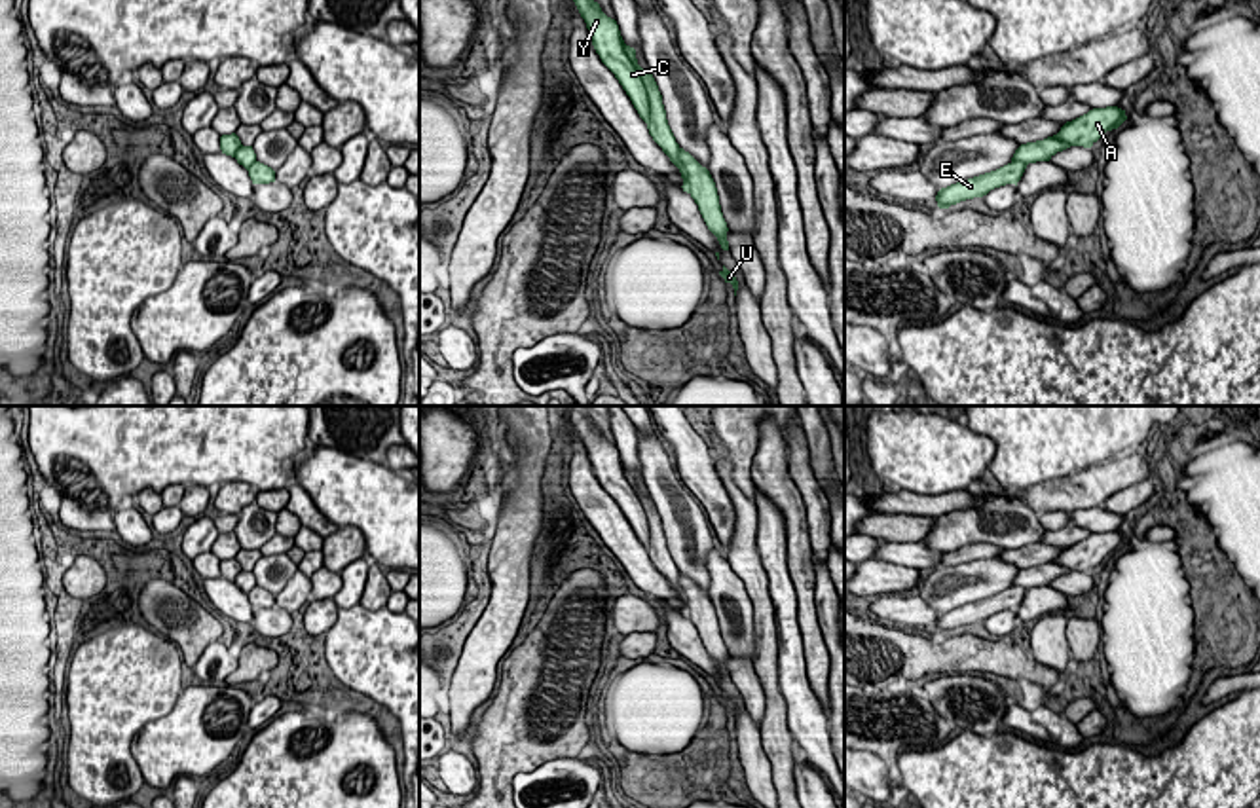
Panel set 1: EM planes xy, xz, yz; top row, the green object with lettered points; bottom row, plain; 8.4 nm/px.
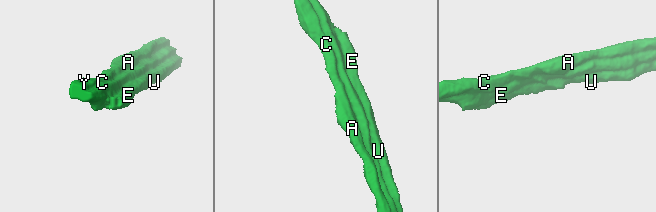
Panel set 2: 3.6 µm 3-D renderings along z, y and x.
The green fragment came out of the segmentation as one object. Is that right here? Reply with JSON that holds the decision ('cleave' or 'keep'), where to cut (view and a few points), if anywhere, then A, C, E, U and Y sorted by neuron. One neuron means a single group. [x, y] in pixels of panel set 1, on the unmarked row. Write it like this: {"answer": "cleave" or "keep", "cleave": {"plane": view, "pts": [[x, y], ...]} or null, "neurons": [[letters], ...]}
{"answer": "keep", "cleave": null, "neurons": [["A", "C", "E", "U", "Y"]]}

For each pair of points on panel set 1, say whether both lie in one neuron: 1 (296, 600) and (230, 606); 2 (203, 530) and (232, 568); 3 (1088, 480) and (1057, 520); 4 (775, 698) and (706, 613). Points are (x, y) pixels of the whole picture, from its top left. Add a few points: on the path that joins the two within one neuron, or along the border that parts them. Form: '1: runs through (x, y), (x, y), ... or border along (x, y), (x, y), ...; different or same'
1: border along (221, 577), (234, 583), (247, 596), (253, 609); different
2: border along (215, 520), (219, 537), (209, 550); different
3: border along (1021, 501), (1037, 513), (1069, 513); different
4: border along (754, 617), (752, 662); different

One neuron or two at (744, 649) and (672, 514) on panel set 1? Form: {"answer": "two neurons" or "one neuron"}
{"answer": "one neuron"}

